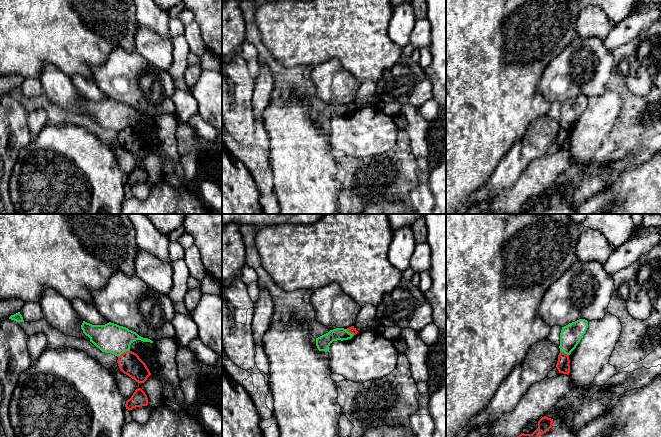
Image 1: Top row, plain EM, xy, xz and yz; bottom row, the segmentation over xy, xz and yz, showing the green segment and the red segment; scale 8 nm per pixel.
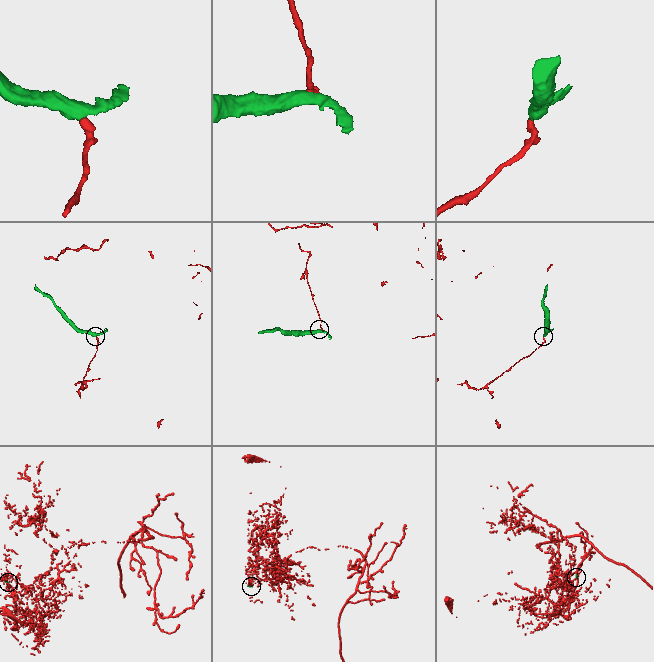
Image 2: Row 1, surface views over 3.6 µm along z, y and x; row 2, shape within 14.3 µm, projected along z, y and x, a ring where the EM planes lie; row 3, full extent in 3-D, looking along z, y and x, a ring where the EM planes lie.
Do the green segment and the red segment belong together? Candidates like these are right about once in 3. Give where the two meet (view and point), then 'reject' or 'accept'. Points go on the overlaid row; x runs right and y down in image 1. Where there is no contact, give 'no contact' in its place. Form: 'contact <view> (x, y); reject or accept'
contact xy (123, 352); reject

